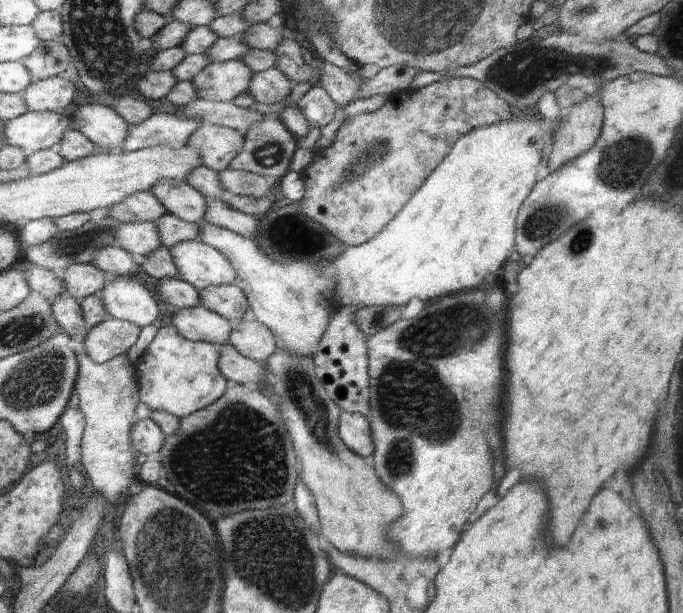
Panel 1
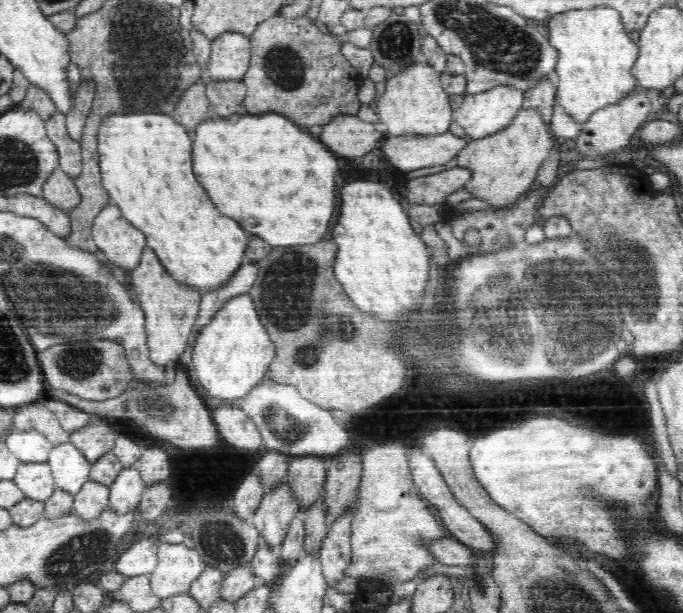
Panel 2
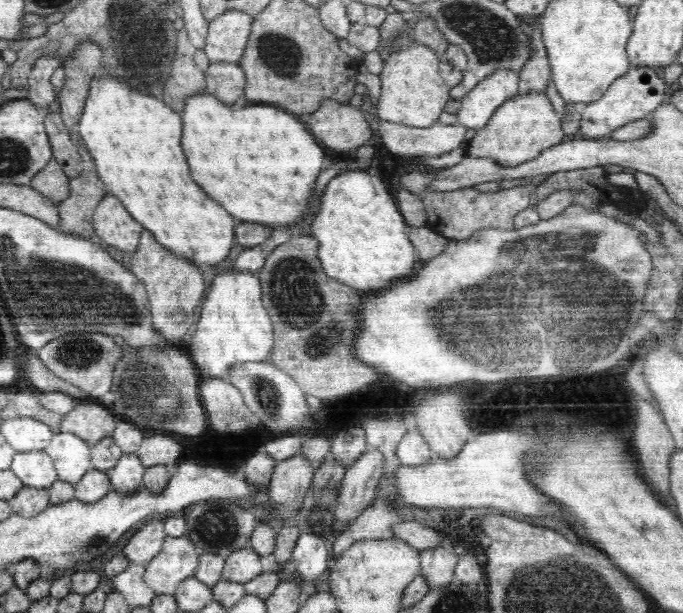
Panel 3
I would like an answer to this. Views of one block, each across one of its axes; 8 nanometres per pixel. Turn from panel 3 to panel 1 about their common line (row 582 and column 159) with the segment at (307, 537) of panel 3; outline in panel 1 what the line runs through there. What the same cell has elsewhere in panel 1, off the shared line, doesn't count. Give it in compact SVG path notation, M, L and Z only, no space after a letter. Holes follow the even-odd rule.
M106 275L100 292L106 315L131 322L141 329L149 324L158 324L158 298L131 276Z

